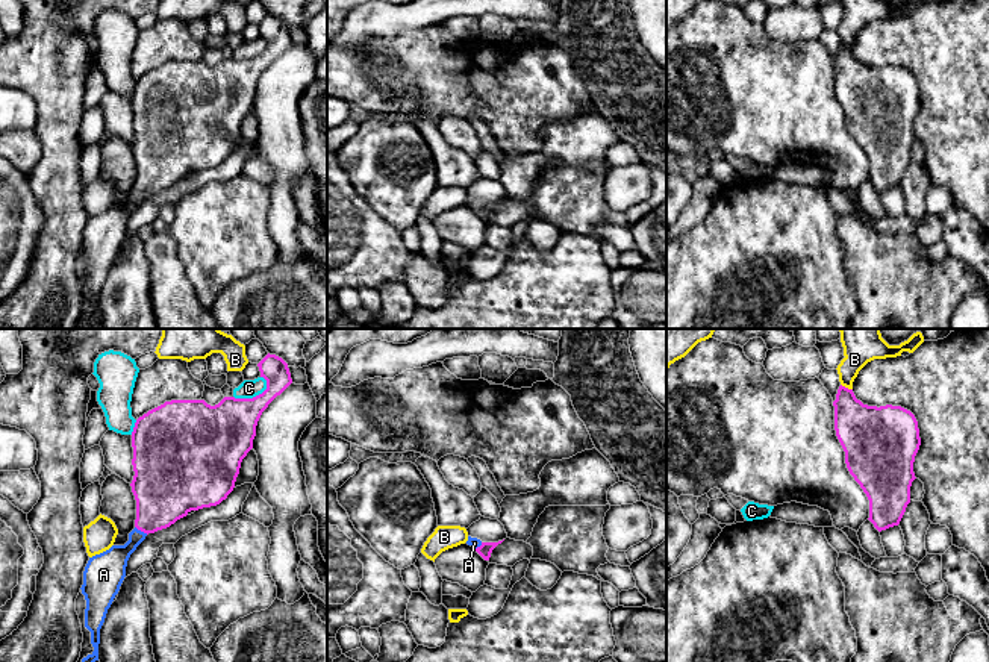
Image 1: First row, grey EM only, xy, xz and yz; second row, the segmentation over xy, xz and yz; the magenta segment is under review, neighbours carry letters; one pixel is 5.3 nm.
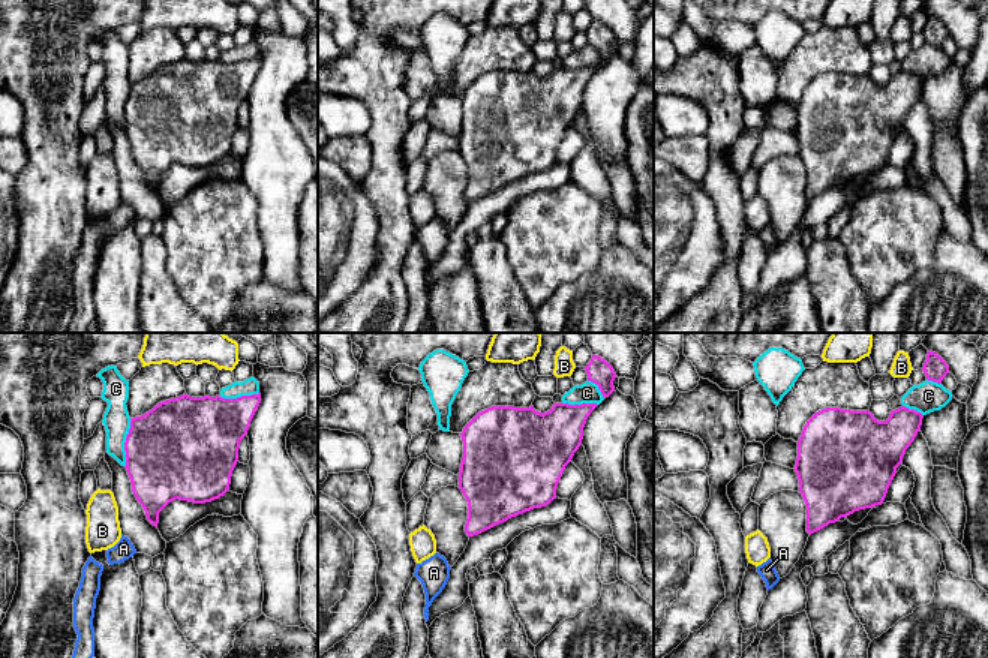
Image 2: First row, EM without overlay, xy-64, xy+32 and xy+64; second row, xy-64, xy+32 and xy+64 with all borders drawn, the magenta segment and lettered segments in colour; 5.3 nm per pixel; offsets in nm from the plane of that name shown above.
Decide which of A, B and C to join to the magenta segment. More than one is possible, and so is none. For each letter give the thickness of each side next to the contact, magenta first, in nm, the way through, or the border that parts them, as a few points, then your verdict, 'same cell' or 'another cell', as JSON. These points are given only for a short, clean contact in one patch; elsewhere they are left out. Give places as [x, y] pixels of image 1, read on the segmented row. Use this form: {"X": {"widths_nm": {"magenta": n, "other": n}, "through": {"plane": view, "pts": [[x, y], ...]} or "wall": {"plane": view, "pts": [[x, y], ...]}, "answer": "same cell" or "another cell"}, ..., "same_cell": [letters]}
{"A": {"widths_nm": {"magenta": 320, "other": 160}, "through": {"plane": "xy", "pts": [[165, 491], [158, 508], [141, 530], [109, 565]]}, "answer": "same cell"}, "B": {"widths_nm": {"magenta": 280, "other": 200}, "answer": "another cell"}, "C": {"widths_nm": {"magenta": 320, "other": 100}, "answer": "another cell"}, "same_cell": ["A"]}

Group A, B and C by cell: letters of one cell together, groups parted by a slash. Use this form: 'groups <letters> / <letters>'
groups A / B / C

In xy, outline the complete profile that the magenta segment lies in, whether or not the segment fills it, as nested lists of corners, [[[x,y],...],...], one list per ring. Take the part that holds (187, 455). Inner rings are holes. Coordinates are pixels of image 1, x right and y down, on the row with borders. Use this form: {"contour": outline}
{"contour": [[[268,353],[257,367],[267,389],[253,398],[224,397],[215,406],[204,400],[171,400],[136,420],[132,432],[135,476],[130,483],[136,500],[135,529],[124,545],[112,545],[89,557],[85,567],[80,589],[86,600],[85,627],[91,632],[94,651],[82,662],[98,660],[100,629],[126,577],[127,561],[145,536],[170,527],[191,511],[220,504],[233,491],[241,462],[253,448],[262,412],[292,383],[288,364],[276,354]]]}

